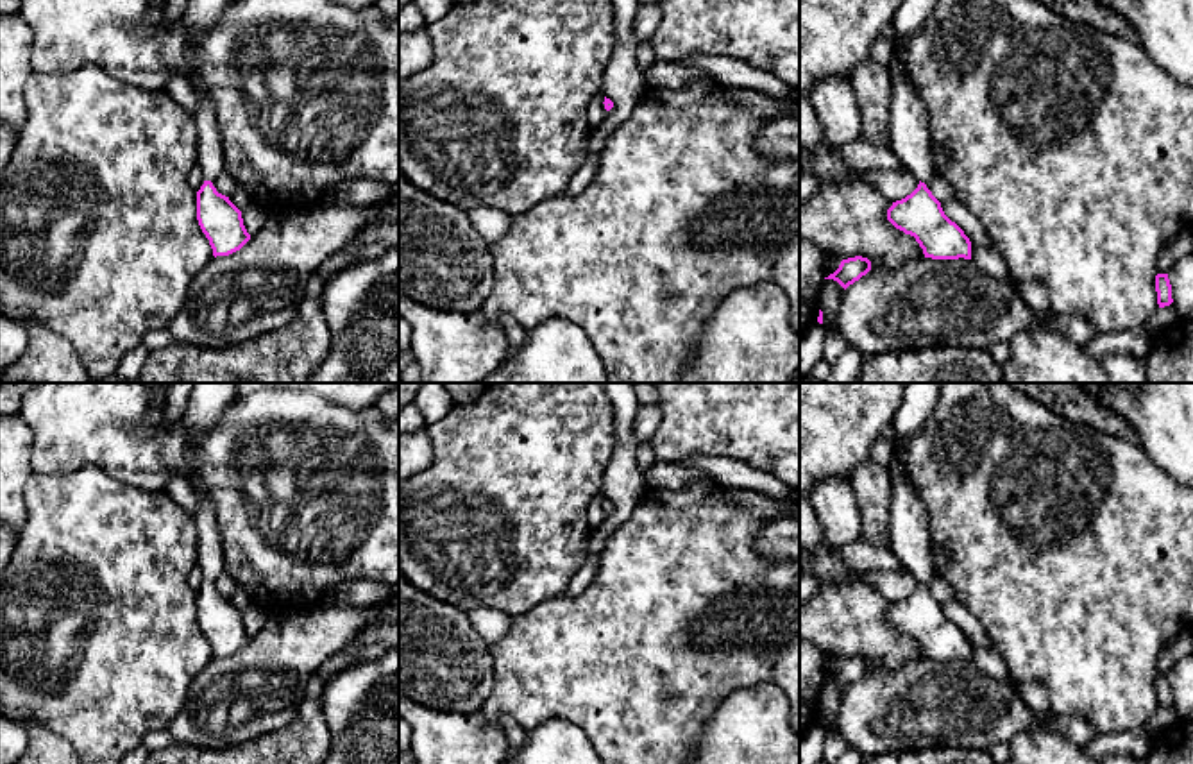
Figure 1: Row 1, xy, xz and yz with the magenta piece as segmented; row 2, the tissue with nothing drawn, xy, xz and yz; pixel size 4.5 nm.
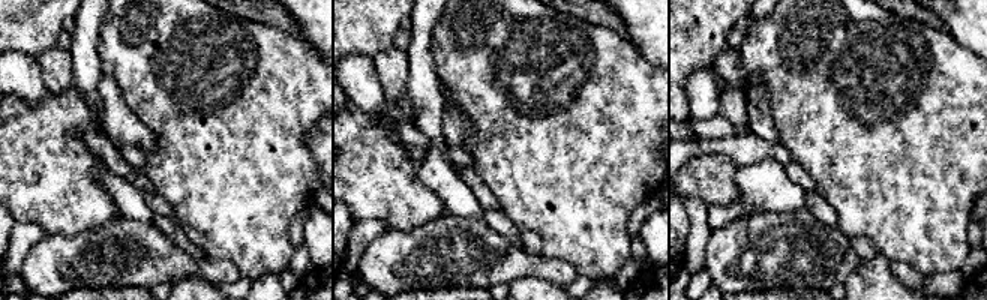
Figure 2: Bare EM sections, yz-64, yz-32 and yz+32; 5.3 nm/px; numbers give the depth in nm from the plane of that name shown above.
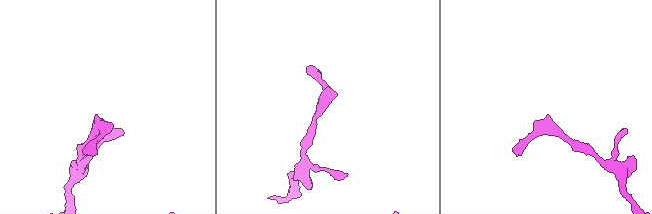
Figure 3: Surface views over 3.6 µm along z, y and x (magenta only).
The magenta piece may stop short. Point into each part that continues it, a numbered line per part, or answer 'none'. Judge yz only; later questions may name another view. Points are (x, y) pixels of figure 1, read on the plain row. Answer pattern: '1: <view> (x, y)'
1: yz (907, 521)

